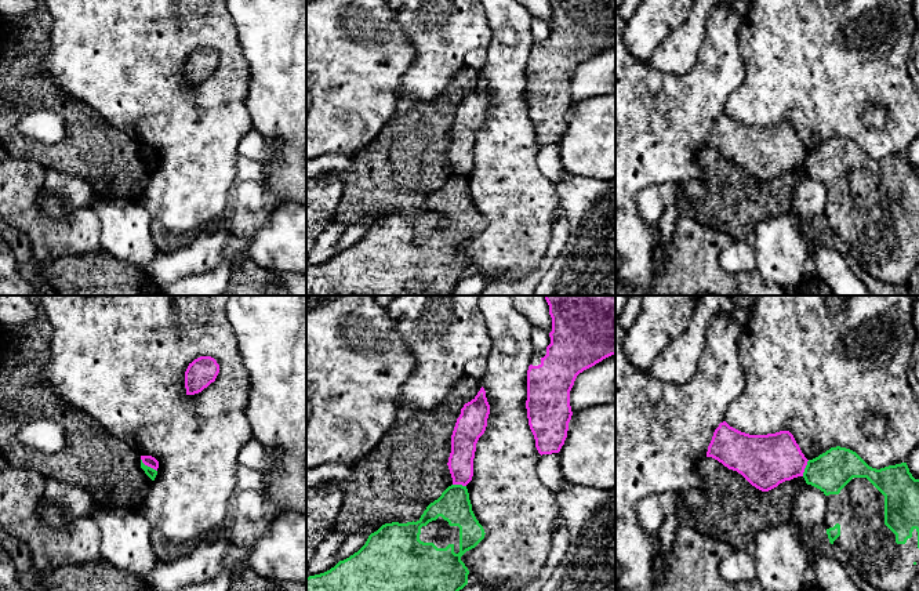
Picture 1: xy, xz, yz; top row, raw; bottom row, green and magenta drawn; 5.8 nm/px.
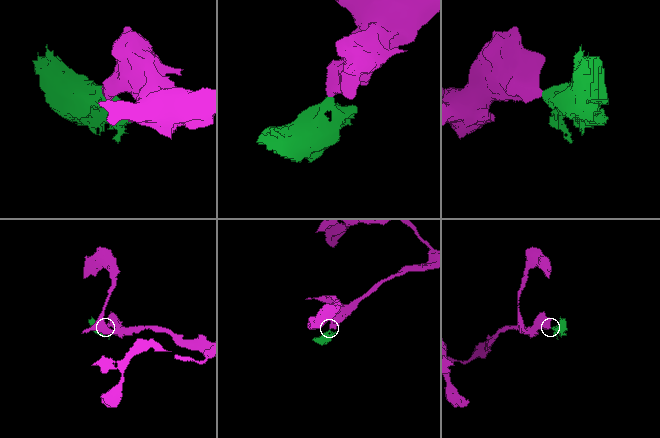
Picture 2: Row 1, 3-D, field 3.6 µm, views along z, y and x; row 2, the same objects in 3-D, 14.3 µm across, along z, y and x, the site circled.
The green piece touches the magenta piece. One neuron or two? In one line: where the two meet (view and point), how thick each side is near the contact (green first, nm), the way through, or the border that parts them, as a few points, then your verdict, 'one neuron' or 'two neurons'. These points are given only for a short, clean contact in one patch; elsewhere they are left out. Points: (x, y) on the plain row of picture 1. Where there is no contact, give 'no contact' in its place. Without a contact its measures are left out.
xy (146, 156) | 60/70 nm | along xy (141, 149), (156, 162) | two neurons

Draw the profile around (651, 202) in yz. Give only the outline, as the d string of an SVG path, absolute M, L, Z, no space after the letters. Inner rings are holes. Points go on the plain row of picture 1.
M666 180L639 192L636 196L636 203L640 215L650 225L657 226L665 211L665 207L676 203L679 199L679 184Z

